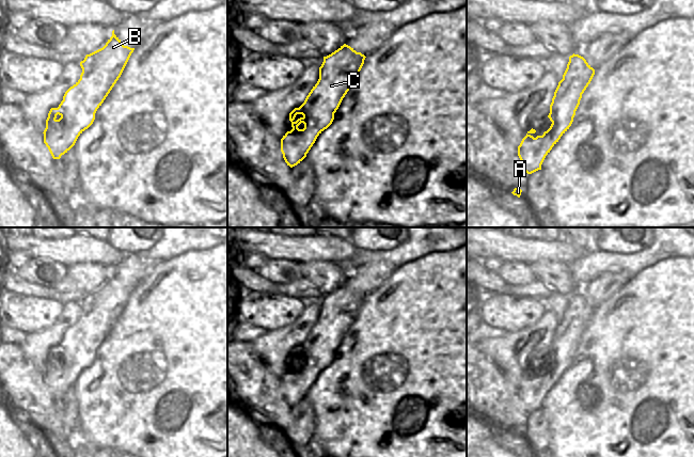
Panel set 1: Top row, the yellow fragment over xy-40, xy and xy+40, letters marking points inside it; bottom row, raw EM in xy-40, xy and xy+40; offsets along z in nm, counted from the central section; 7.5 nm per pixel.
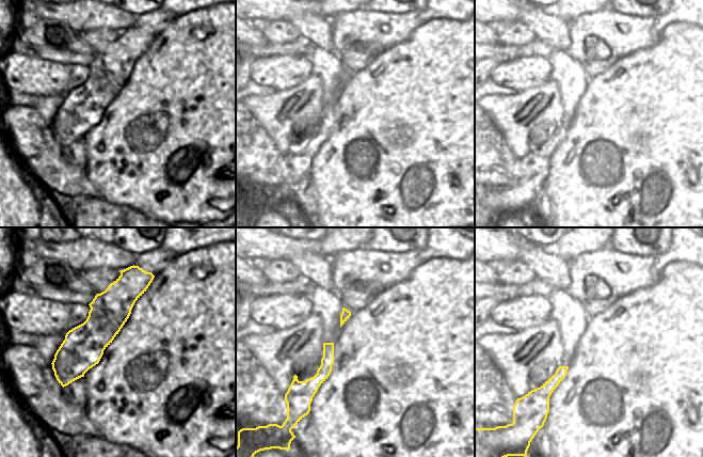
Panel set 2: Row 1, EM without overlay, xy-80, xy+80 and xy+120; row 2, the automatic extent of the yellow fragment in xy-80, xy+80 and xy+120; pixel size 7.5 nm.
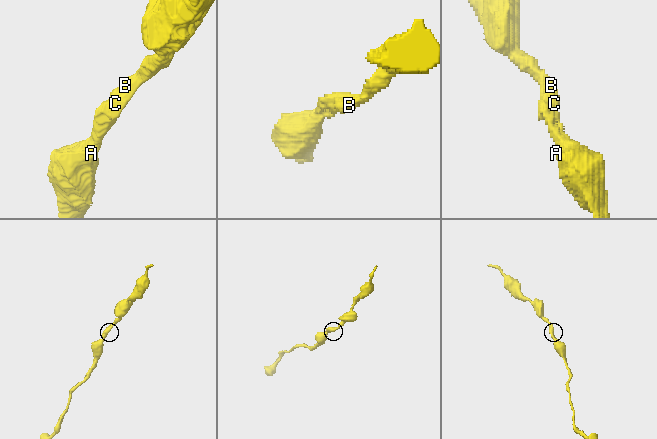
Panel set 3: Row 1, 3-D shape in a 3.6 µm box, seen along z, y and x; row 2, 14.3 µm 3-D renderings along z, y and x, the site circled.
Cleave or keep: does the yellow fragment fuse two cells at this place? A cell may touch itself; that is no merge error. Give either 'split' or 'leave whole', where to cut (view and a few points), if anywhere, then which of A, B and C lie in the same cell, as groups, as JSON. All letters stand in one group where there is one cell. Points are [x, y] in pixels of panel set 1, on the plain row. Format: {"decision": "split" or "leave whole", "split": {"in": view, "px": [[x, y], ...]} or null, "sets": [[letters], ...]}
{"decision": "leave whole", "split": null, "sets": [["A", "B", "C"]]}

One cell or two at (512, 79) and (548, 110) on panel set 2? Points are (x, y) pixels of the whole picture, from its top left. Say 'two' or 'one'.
two

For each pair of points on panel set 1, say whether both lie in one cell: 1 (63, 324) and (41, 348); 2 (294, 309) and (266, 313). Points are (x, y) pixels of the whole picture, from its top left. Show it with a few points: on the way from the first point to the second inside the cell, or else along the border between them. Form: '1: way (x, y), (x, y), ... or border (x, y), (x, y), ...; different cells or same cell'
1: way (57, 330), (45, 342); same cell
2: way (287, 310), (272, 311); same cell

